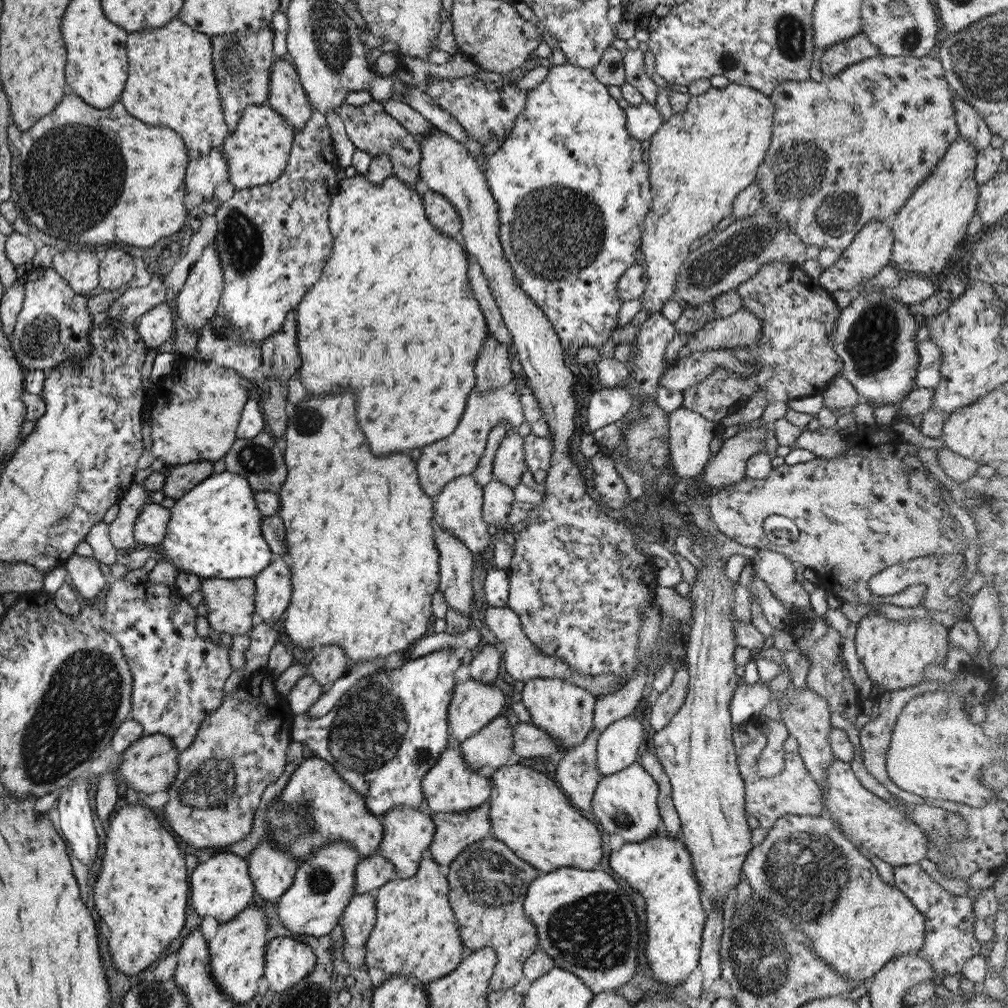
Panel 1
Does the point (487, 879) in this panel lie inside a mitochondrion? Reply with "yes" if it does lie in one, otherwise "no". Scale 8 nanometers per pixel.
yes

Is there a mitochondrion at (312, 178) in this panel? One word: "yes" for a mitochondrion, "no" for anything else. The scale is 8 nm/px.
no

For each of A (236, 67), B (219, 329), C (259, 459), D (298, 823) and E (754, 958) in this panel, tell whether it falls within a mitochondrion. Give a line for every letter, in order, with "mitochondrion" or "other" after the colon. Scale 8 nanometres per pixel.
A: mitochondrion
B: mitochondrion
C: mitochondrion
D: mitochondrion
E: mitochondrion

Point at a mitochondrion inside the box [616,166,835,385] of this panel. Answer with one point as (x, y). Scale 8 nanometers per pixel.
(754, 240)

